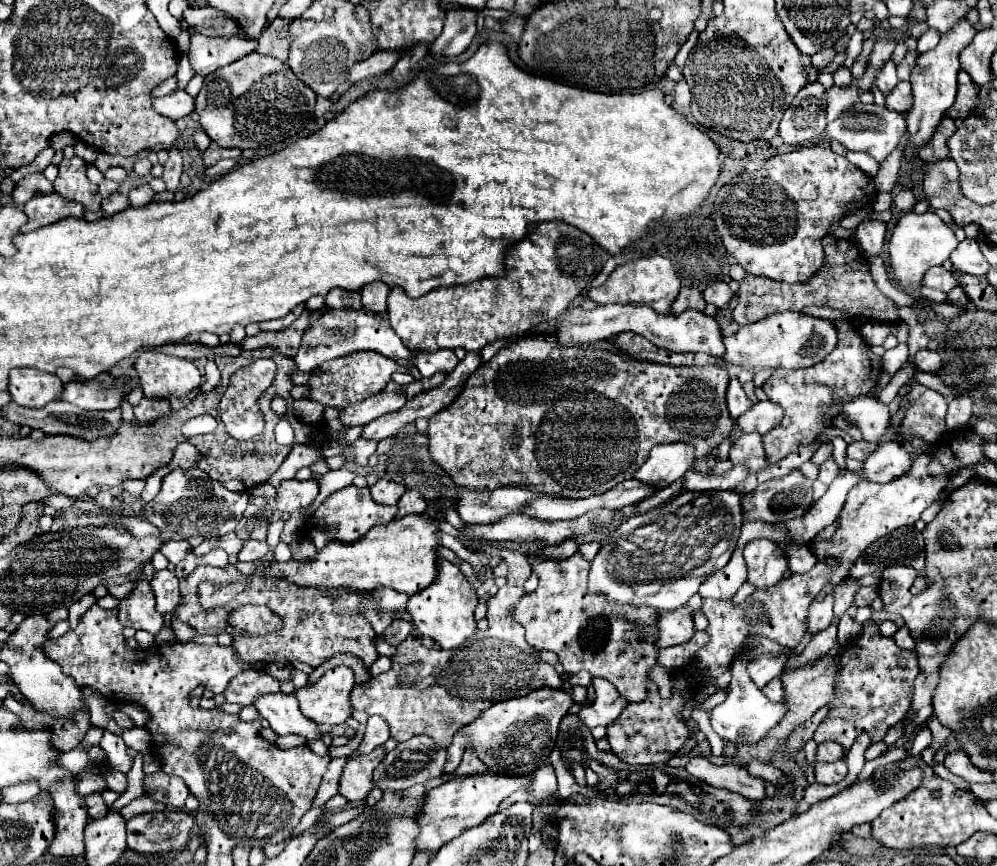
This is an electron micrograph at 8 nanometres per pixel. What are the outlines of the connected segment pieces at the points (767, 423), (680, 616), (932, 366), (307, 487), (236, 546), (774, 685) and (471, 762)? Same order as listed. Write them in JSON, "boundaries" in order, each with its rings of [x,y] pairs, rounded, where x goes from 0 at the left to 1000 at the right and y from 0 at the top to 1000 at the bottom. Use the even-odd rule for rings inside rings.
{"boundaries":[[[[768,462],[768,464],[758,464],[750,476],[746,476],[738,490],[744,499],[760,499],[760,501],[768,501],[772,499],[776,492],[780,492],[780,487],[784,487],[784,469]]],[[[686,700],[684,704],[664,707],[664,709],[660,709],[658,723],[660,723],[660,737],[658,737],[660,748],[688,744],[696,732],[694,704],[690,700]]],[[[923,404],[919,411],[917,411],[917,418],[919,418],[919,425],[921,427],[927,427],[927,430],[935,430],[935,432],[943,432],[943,423],[945,423],[945,413],[941,406],[931,406],[931,404]]],[[[285,554],[277,564],[277,589],[295,591],[299,587],[309,587],[319,573],[321,564],[317,554]]],[[[229,614],[227,619],[221,619],[221,630],[223,630],[229,640],[239,640],[241,633],[245,630],[245,624],[243,624],[237,614]]],[[[776,783],[776,785],[772,785],[766,794],[764,794],[764,799],[768,801],[768,806],[772,806],[774,811],[782,811],[784,806],[786,806],[786,799],[784,799],[784,788],[782,788],[782,783]]],[[[467,866],[461,885],[459,885],[453,894],[449,894],[449,896],[445,898],[445,903],[449,903],[451,898],[465,898],[467,894],[489,894],[489,887],[485,885],[485,880],[479,878],[471,866]]]]}

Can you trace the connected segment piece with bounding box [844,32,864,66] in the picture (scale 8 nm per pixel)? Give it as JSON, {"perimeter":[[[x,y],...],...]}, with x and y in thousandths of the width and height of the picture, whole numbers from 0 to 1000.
{"perimeter":[[[857,37],[855,44],[853,44],[853,51],[851,51],[851,55],[849,55],[849,60],[851,60],[851,65],[849,65],[849,69],[847,69],[849,76],[855,76],[857,67],[863,62],[863,58],[865,58],[865,48],[867,48],[865,37]]]}

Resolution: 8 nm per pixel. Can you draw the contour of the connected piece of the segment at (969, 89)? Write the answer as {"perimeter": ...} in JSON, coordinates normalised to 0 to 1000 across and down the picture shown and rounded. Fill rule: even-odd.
{"perimeter":[[[963,81],[963,85],[961,85],[961,109],[959,109],[959,118],[953,127],[953,134],[957,134],[955,129],[959,129],[961,136],[967,136],[973,129],[977,129],[979,120],[981,120],[981,99],[973,92],[973,88],[967,81]]]}

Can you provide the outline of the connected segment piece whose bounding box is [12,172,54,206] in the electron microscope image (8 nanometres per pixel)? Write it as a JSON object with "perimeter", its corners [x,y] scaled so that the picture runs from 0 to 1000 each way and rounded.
{"perimeter":[[[36,199],[36,201],[24,203],[24,206],[14,215],[12,229],[14,229],[14,233],[16,233],[18,238],[22,238],[24,233],[28,233],[30,229],[34,229],[36,224],[40,224],[40,222],[50,222],[50,219],[54,219],[54,217],[52,217],[52,210],[48,210],[44,201]]]}

